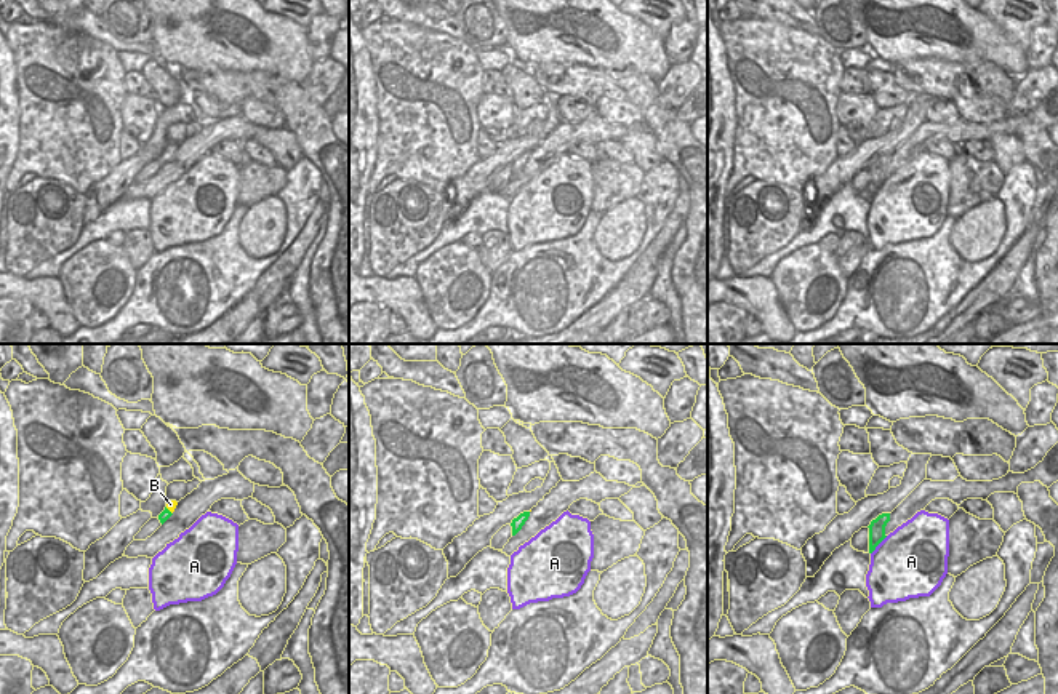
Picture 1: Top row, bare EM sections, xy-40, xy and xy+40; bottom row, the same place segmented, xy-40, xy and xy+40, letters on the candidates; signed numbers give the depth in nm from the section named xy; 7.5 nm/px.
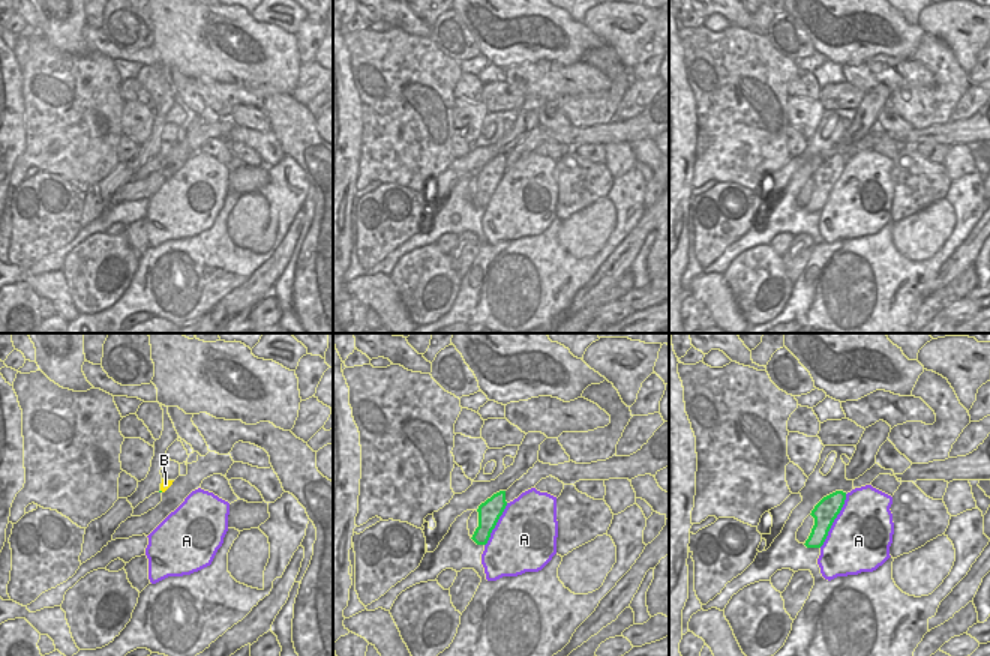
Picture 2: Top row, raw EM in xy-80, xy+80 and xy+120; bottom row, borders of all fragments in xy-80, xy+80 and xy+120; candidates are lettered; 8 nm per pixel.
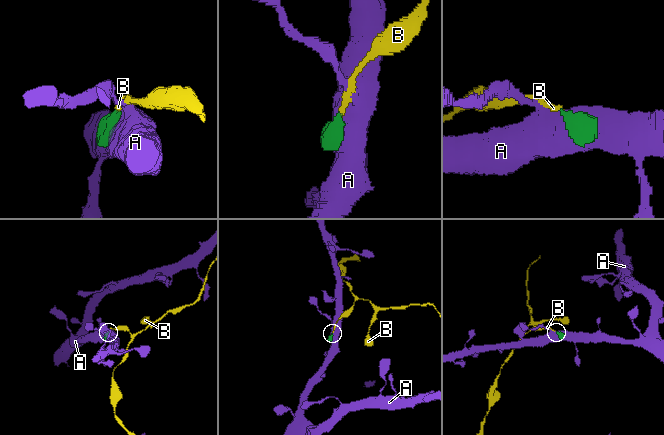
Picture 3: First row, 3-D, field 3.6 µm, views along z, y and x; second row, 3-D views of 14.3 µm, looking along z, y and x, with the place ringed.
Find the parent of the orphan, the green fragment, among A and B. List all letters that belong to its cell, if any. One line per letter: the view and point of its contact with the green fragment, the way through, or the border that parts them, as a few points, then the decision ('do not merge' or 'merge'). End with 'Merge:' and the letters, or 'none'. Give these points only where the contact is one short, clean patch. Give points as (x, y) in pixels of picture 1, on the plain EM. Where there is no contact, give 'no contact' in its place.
A: contact xy+40 (877, 186); do not merge
B: contact xy-40 (168, 152); way xy-40 (165, 155), (168, 152), (170, 146); merge
Merge: B

